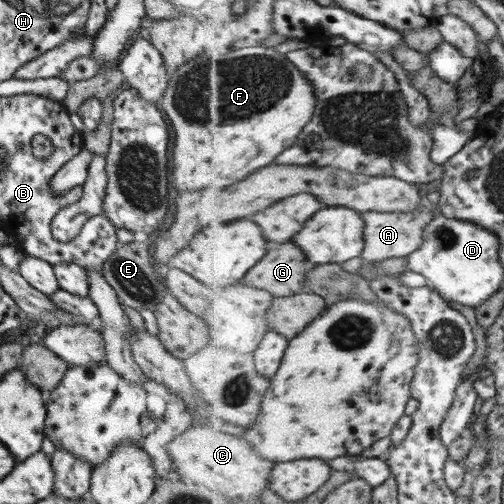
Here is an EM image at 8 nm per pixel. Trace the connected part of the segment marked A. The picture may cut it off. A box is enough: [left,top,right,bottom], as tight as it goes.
[361,200,433,262]

